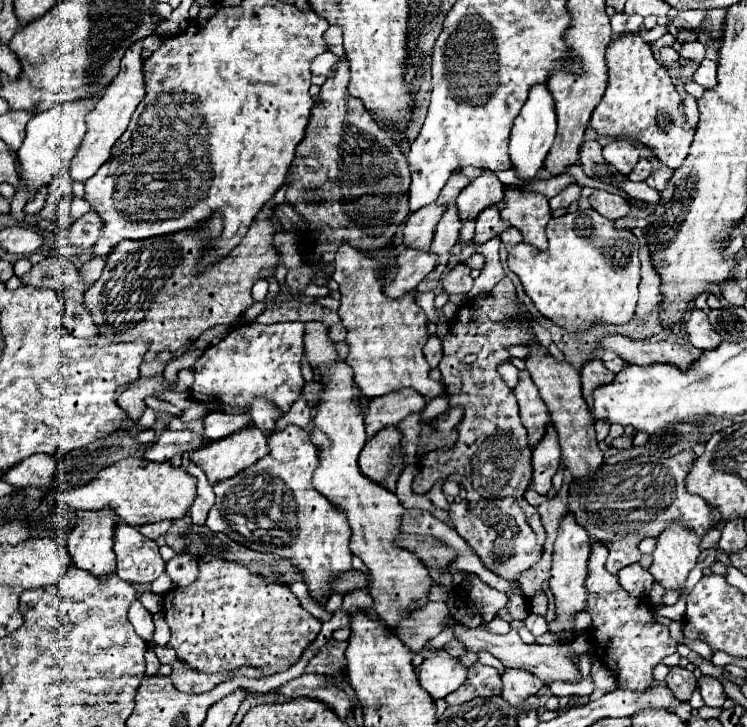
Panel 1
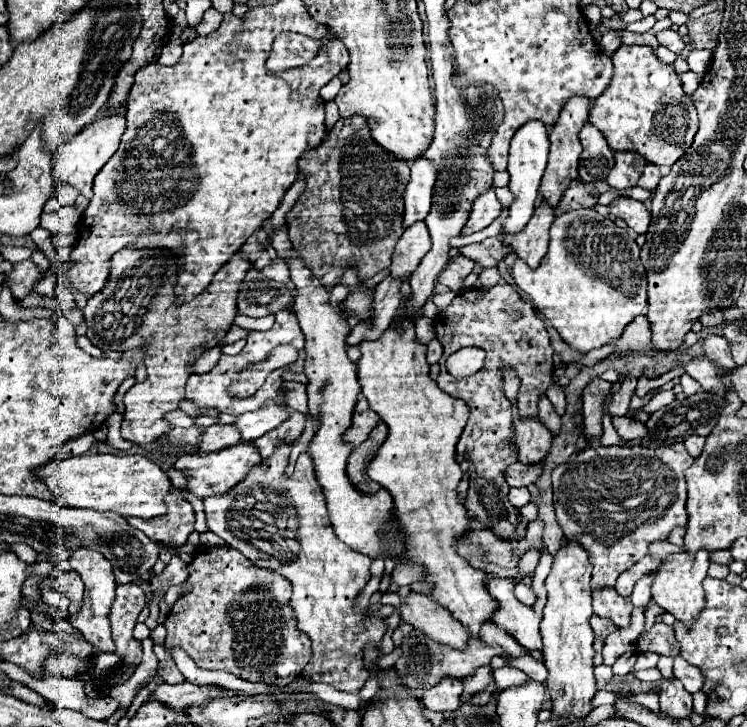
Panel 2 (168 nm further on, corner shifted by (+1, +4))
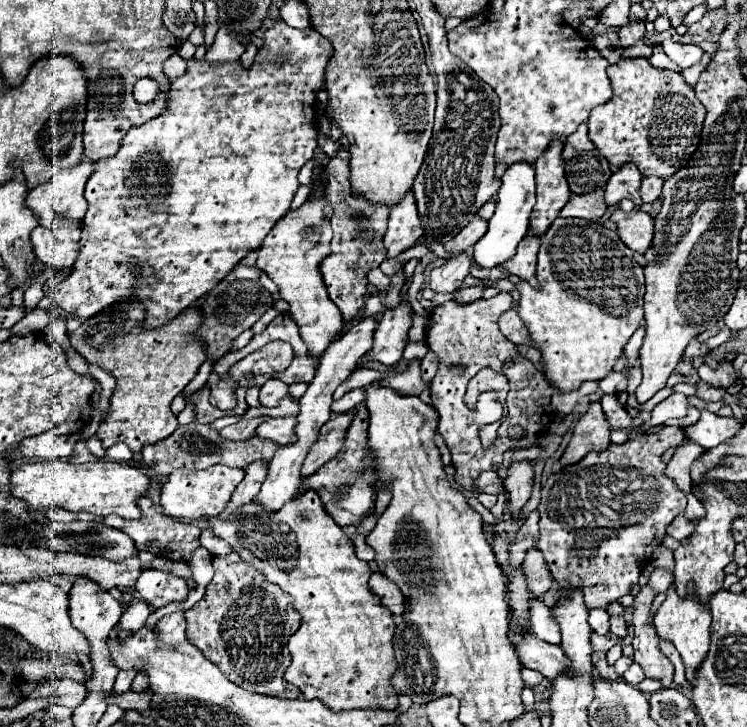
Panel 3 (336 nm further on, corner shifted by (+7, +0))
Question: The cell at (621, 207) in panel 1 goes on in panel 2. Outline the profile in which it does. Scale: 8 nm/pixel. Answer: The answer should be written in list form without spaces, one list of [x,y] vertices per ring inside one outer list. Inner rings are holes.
[[[619,197],[609,205],[611,217],[621,217],[635,233],[643,235],[647,233],[647,227],[651,223],[651,211],[635,199],[629,197]]]

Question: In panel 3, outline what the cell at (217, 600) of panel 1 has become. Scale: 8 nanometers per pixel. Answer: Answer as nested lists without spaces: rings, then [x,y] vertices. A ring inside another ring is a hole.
[[[237,553],[213,557],[213,567],[215,577],[207,585],[203,601],[185,611],[187,641],[197,645],[199,651],[239,687],[281,699],[297,699],[297,687],[283,677],[291,665],[287,639],[301,623],[289,595],[277,585],[267,583],[265,577],[243,563]]]

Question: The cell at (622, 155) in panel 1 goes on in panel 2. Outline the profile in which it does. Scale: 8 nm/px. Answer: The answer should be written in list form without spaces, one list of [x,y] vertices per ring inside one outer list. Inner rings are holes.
[[[617,151],[615,153],[615,167],[611,169],[609,177],[607,177],[607,183],[613,187],[613,189],[629,189],[629,187],[635,187],[639,177],[643,175],[643,167],[647,165],[647,161],[639,155],[639,153],[621,153]]]

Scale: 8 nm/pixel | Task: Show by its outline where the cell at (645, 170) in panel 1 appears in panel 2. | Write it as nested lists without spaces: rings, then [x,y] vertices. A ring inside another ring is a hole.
[[[647,165],[647,167],[645,167],[645,171],[643,171],[643,177],[639,179],[639,187],[649,189],[649,191],[655,191],[655,187],[657,187],[659,179],[661,179],[659,167],[655,167],[655,165]]]

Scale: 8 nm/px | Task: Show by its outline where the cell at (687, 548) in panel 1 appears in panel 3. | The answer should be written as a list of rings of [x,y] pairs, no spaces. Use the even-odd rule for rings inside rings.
[[[689,583],[687,589],[689,589],[689,593],[685,597],[677,595],[673,585],[667,589],[667,597],[655,613],[655,631],[657,631],[659,637],[669,639],[677,647],[677,651],[681,653],[681,659],[685,663],[685,669],[687,669],[687,681],[691,681],[699,663],[701,663],[701,659],[705,659],[705,655],[709,651],[711,611],[705,603],[701,603],[701,599],[697,595],[693,595],[693,589],[695,589],[693,583]]]

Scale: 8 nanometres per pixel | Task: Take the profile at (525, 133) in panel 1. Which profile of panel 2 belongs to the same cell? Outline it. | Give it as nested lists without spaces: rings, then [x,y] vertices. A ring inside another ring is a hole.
[[[529,121],[527,125],[523,125],[513,141],[511,141],[511,149],[509,149],[509,189],[515,195],[511,207],[509,207],[509,215],[507,219],[501,223],[501,231],[499,237],[503,239],[503,235],[515,235],[519,231],[523,231],[523,227],[527,225],[527,221],[531,219],[533,211],[535,211],[535,201],[537,201],[537,189],[541,183],[541,177],[545,173],[547,167],[547,155],[549,155],[549,135],[547,135],[547,127],[539,121]]]

